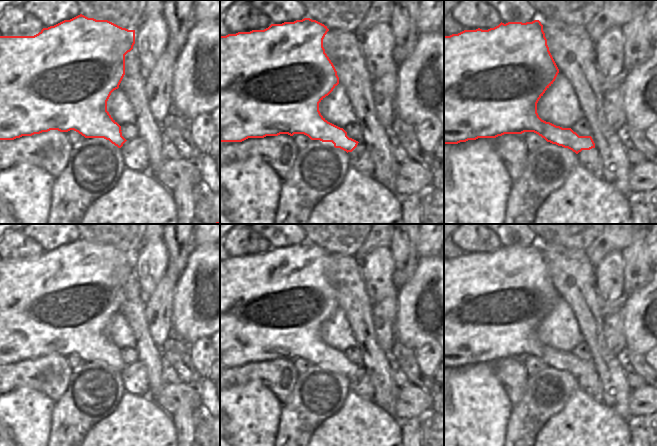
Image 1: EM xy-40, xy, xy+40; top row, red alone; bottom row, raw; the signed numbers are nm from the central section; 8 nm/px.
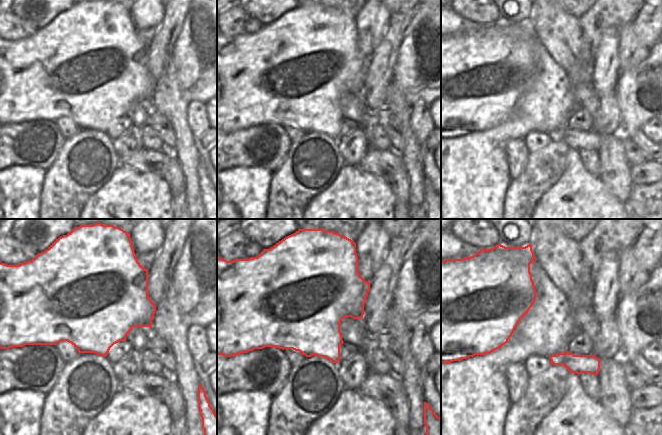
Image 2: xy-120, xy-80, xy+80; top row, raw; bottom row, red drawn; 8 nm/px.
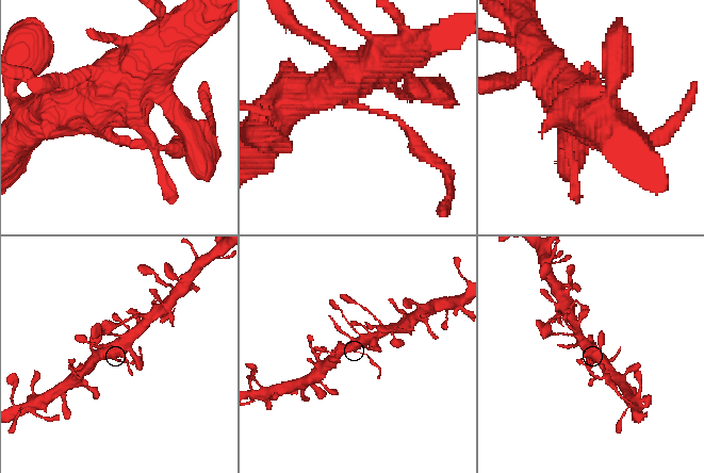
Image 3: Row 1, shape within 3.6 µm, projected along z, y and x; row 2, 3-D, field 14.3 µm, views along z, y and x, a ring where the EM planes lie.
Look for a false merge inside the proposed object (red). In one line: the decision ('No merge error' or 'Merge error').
Merge error.

